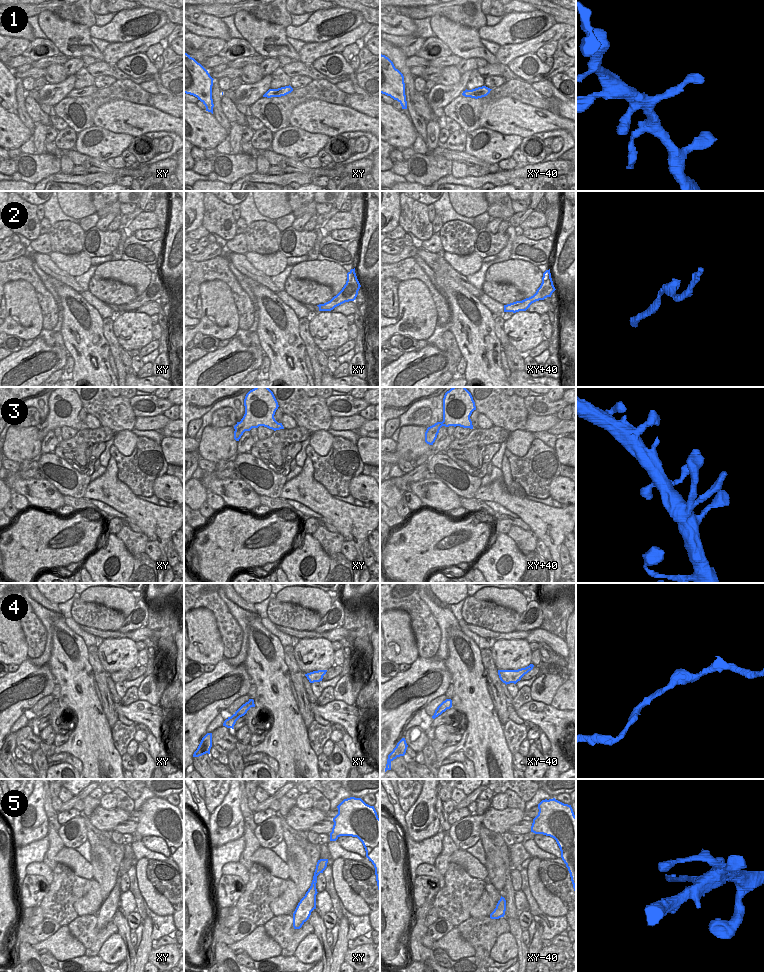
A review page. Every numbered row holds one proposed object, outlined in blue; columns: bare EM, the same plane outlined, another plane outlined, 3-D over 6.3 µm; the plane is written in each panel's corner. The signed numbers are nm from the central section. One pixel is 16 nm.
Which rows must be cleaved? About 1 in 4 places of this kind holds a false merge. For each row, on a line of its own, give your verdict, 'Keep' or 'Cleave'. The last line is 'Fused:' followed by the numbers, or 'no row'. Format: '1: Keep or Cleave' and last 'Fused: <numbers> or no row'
1: Keep
2: Keep
3: Keep
4: Keep
5: Cleave
Fused: 5.

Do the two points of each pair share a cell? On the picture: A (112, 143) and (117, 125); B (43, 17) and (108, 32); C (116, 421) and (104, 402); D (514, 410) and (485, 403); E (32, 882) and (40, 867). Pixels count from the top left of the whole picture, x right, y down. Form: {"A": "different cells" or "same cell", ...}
{"A": "different cells", "B": "different cells", "C": "same cell", "D": "same cell", "E": "different cells"}

